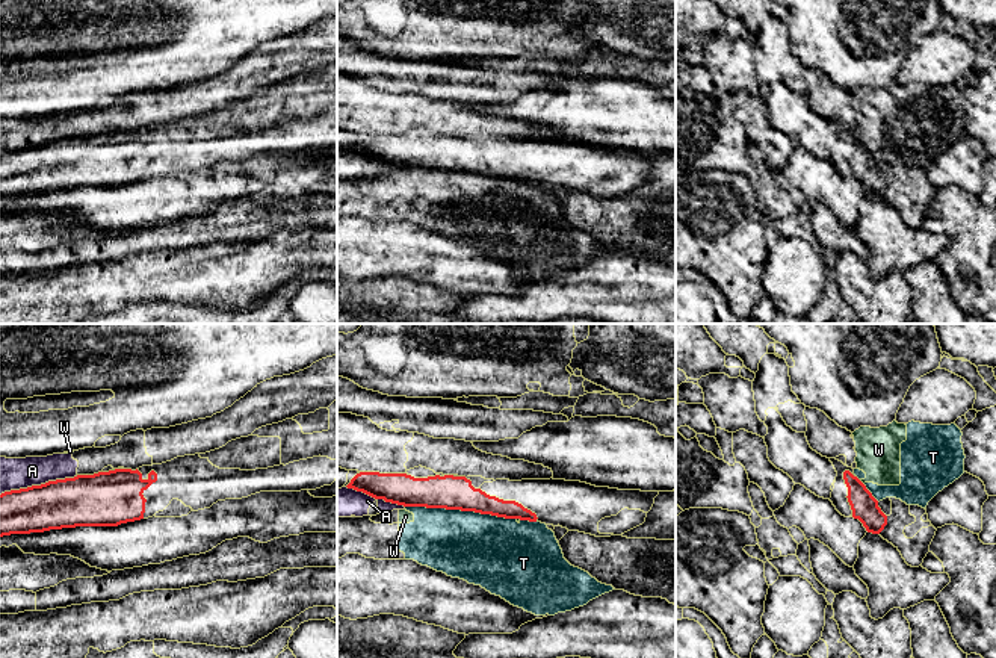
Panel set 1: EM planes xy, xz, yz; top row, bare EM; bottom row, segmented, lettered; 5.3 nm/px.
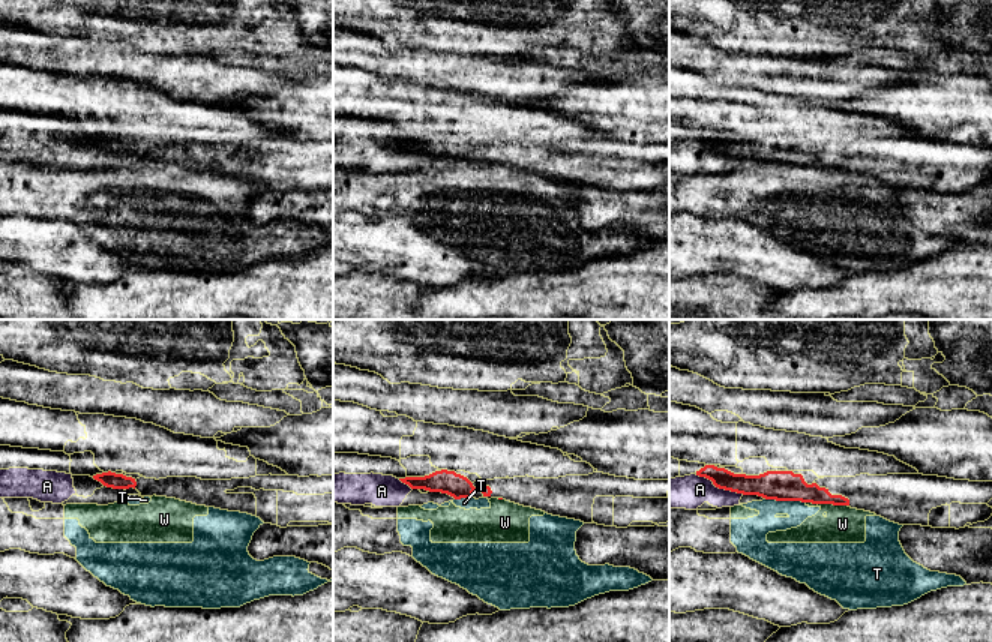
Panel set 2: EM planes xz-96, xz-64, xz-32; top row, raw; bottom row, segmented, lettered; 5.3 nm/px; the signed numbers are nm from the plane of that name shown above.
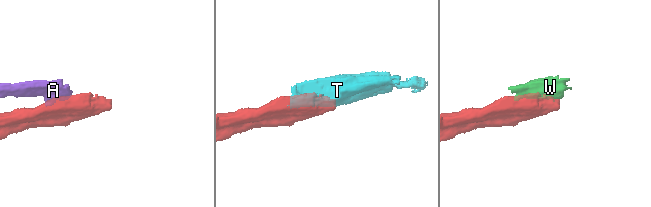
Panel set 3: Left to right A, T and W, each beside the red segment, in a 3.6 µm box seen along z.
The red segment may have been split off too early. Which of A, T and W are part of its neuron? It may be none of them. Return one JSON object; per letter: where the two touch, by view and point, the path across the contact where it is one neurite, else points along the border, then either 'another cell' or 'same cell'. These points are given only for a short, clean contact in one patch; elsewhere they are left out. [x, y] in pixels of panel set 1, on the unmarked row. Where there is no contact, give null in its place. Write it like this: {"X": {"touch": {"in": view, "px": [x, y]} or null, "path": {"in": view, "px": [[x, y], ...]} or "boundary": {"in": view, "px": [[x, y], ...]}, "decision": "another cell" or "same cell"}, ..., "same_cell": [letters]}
{"A": {"touch": {"in": "xy", "px": [38, 147]}, "boundary": {"in": "xy", "px": [[77, 136], [5, 152], [0, 156]]}, "decision": "another cell"}, "T": {"touch": {"in": "xz", "px": [461, 171]}, "decision": "another cell"}, "W": {"touch": {"in": "yz", "px": [862, 144]}, "boundary": {"in": "yz", "px": [[859, 141], [863, 145]]}, "decision": "another cell"}, "same_cell": []}

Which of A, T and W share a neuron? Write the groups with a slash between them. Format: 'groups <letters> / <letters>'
groups A / T W

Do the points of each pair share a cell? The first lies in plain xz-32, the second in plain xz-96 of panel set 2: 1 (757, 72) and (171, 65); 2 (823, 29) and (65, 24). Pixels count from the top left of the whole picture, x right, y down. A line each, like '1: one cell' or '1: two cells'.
1: one cell
2: one cell

